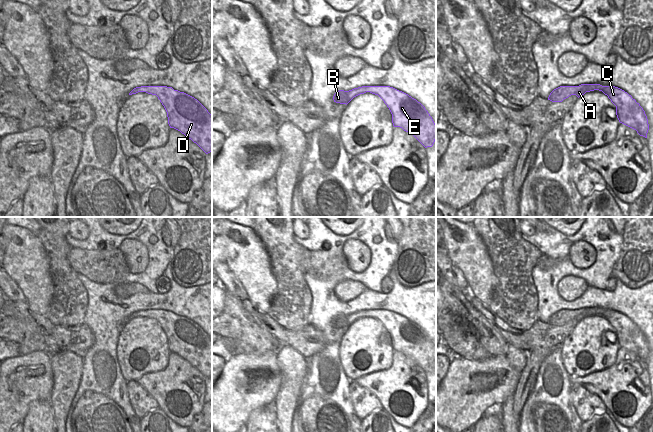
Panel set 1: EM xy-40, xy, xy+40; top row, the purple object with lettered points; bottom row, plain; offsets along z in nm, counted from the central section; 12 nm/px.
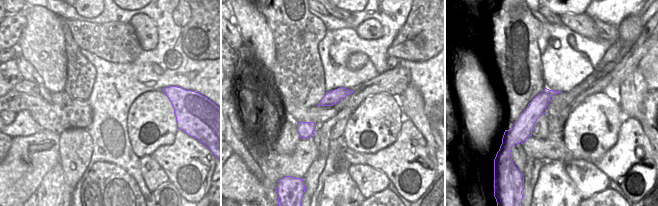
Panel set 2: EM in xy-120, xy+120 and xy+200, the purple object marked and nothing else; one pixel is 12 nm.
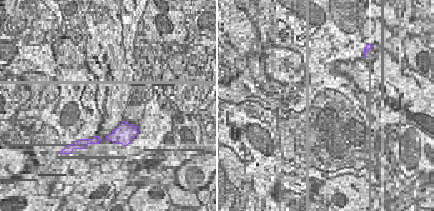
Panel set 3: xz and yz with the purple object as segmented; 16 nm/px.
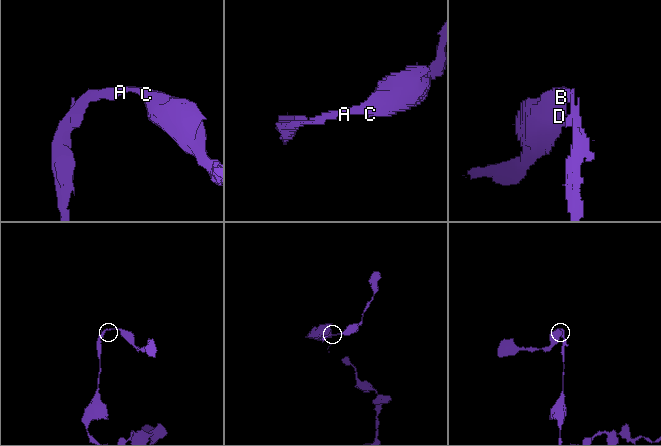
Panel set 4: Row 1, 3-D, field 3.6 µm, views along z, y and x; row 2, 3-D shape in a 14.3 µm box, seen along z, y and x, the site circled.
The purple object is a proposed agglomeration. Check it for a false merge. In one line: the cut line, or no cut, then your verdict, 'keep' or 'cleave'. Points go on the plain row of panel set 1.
no cut | keep

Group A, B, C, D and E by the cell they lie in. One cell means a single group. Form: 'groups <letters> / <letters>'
groups A B C D E

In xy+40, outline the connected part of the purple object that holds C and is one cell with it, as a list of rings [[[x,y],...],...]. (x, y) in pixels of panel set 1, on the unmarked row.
[[[600,308],[560,310],[550,317],[548,324],[562,326],[571,319],[576,319],[579,322],[586,316],[594,314],[602,315],[616,330],[616,339],[620,347],[636,354],[640,360],[647,362],[649,348],[645,335],[631,319],[618,311],[602,310]]]

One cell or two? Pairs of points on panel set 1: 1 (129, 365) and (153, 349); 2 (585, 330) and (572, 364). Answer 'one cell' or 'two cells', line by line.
1: one cell
2: one cell

